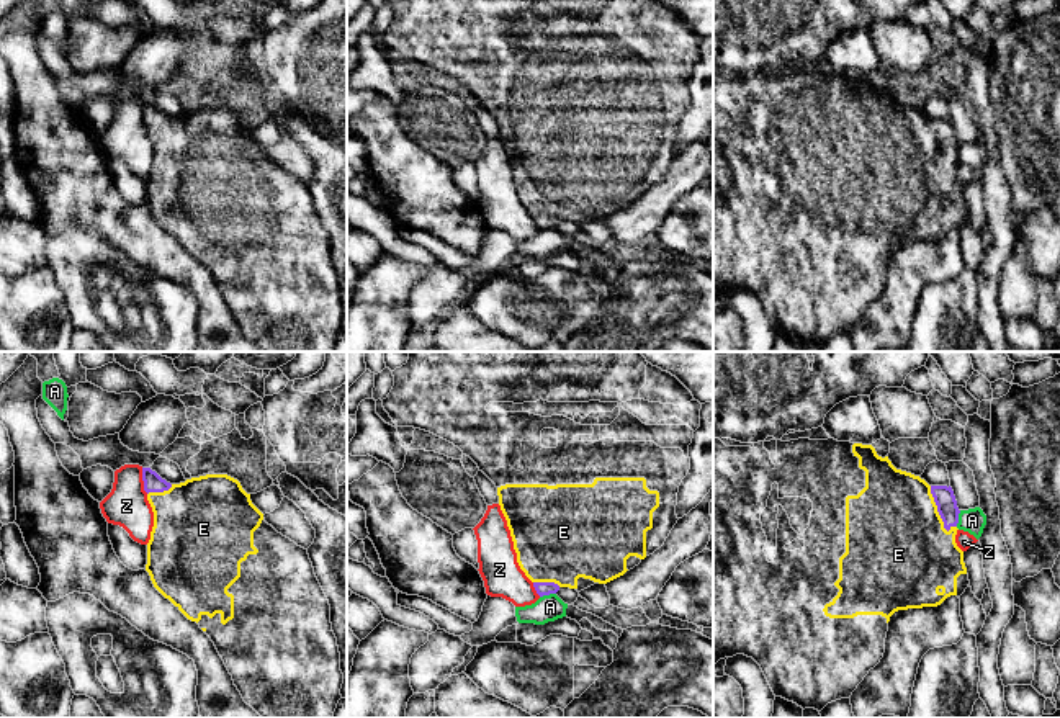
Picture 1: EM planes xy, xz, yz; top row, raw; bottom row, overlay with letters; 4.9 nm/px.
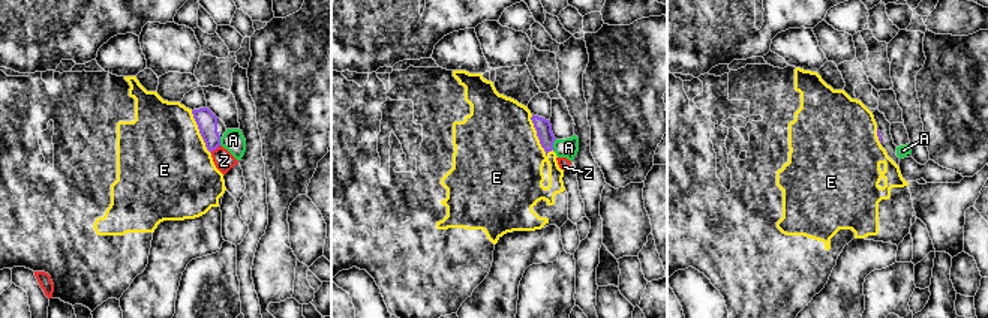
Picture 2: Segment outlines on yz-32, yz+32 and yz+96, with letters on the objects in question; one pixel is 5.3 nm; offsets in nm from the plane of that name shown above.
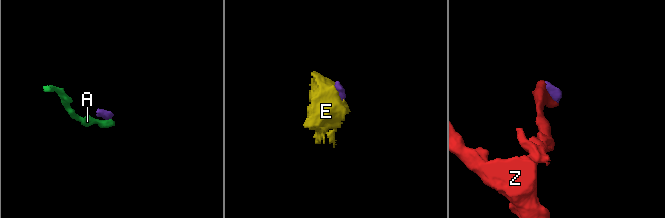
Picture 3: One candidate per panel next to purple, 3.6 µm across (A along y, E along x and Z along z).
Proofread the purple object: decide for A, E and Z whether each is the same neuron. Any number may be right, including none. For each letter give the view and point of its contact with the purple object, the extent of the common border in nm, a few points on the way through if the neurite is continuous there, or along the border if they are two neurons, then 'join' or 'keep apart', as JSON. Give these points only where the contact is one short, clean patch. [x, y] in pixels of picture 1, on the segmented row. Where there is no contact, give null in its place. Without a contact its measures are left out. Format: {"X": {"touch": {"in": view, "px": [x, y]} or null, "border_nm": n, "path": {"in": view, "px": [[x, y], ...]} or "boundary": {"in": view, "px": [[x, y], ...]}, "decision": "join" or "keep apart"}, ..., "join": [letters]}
{"A": {"touch": {"in": "xz", "px": [547, 594]}, "border_nm": 80, "boundary": {"in": "xz", "px": [[555, 592], [540, 597]]}, "decision": "keep apart"}, "E": {"touch": {"in": "yz", "px": [938, 509]}, "border_nm": 240, "path": {"in": "yz", "px": [[944, 498], [938, 509], [895, 537]]}, "decision": "join"}, "Z": {"touch": {"in": "xy", "px": [144, 481]}, "border_nm": 130, "boundary": {"in": "xy", "px": [[141, 468], [141, 478], [148, 493]]}, "decision": "keep apart"}, "join": ["E"]}

